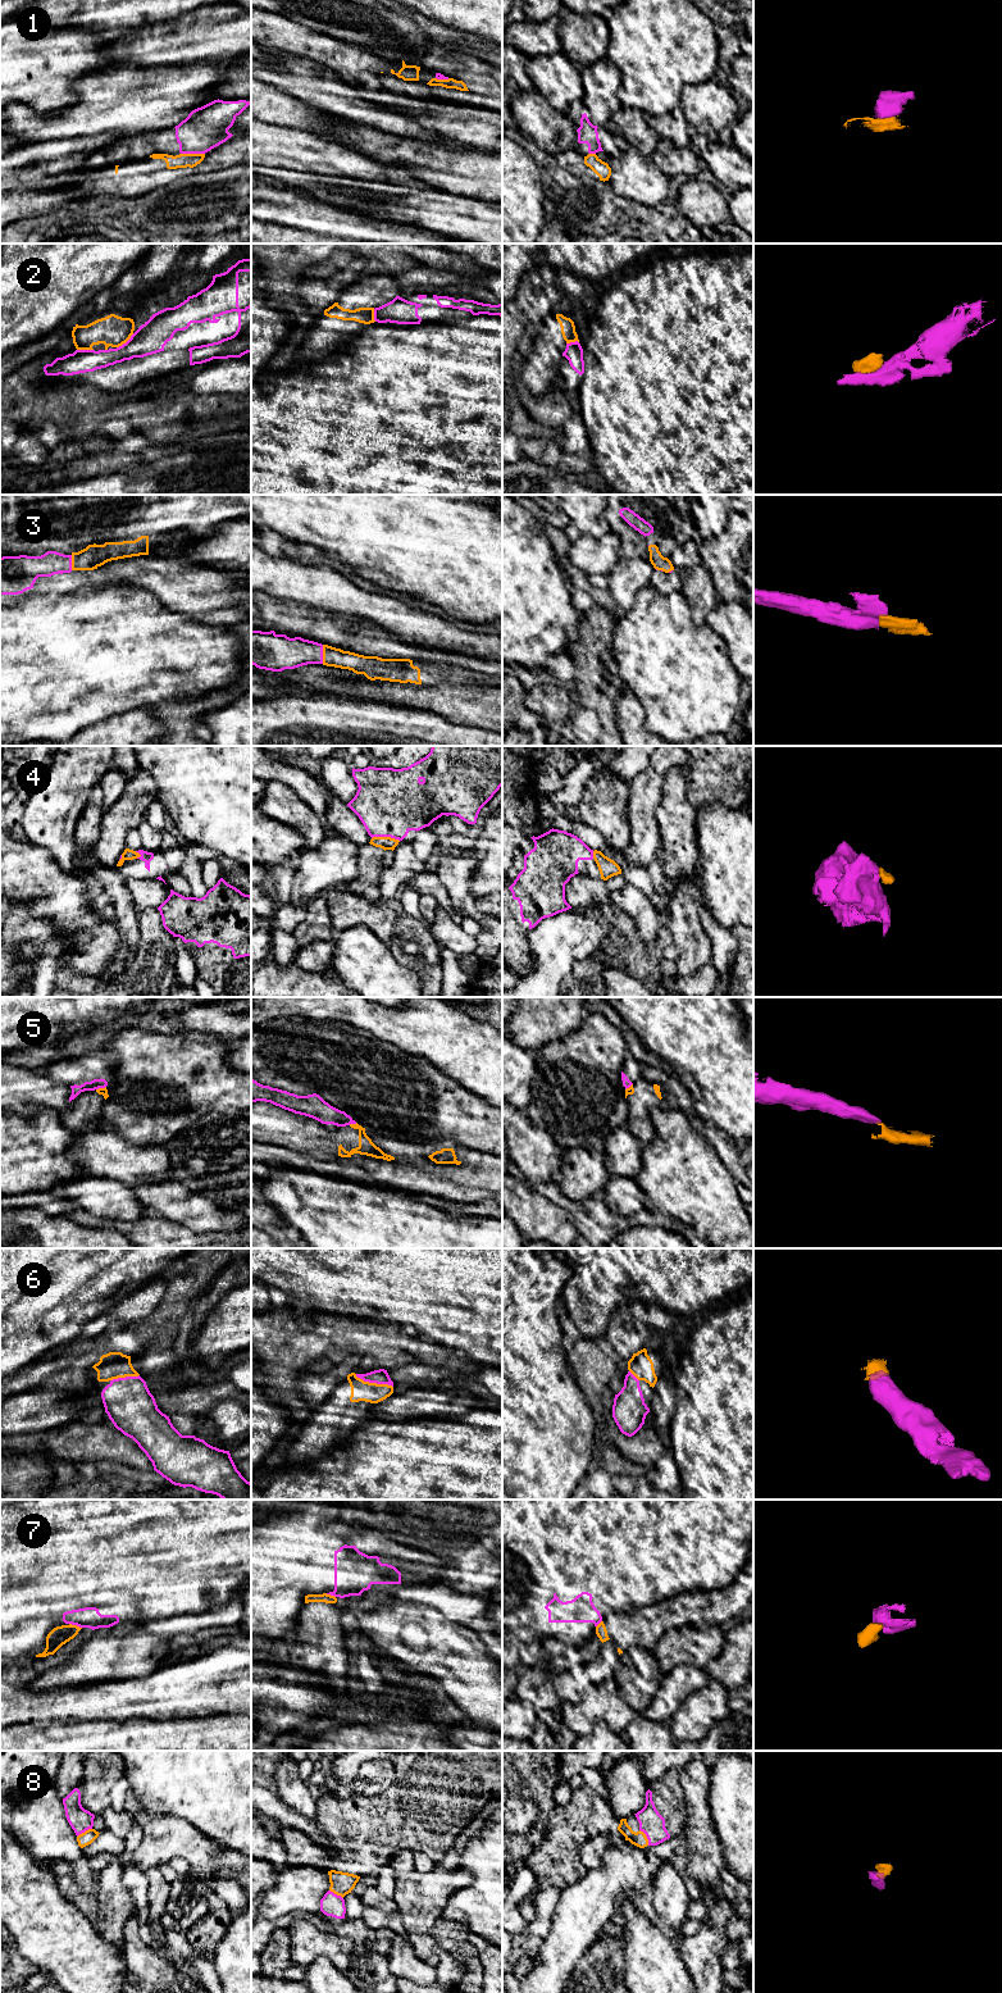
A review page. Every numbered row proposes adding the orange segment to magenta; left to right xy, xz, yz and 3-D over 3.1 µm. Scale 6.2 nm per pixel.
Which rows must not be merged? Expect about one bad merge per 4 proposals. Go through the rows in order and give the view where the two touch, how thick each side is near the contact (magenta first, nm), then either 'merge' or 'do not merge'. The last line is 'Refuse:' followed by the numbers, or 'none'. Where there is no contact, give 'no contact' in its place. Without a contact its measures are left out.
1: contact in xy; calibres 260 and 90 nm; do not merge
2: contact in xy; calibres 200 and 200 nm; do not merge
3: contact in xz; calibres 220 and 120 nm; merge
4: contact in xz; calibres 420 and 80 nm; merge
5: contact in xz; calibres 140 and 100 nm; do not merge
6: contact in xz; calibres 100 and 130 nm; merge
7: contact in xy; calibres 130 and 120 nm; do not merge
8: contact in yz; calibres 160 and 90 nm; merge
Refuse: 1, 2, 5, 7

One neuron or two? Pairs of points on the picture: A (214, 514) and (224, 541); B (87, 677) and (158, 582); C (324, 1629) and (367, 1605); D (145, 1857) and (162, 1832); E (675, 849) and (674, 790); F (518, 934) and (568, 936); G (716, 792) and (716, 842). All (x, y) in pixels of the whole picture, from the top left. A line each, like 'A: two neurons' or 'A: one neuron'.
A: two neurons
B: two neurons
C: two neurons
D: one neuron
E: one neuron
F: two neurons
G: two neurons

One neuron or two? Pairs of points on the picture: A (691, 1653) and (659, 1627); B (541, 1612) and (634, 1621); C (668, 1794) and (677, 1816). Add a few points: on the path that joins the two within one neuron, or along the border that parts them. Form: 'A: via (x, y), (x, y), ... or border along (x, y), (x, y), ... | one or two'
A: border along (678, 1628), (669, 1629), (657, 1641), (652, 1651) | two
B: border along (632, 1609), (609, 1612), (602, 1620) | two
C: via (668, 1800), (668, 1803), (675, 1811) | one

